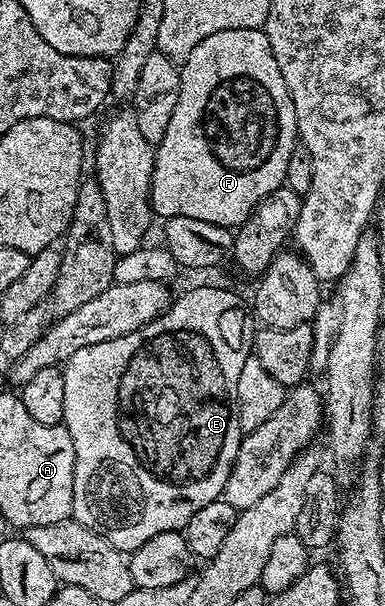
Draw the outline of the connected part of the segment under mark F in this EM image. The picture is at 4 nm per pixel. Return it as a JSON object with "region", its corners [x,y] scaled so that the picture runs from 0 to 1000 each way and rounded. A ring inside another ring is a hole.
{"region":[[[629,45],[626,48],[574,48],[522,74],[512,74],[481,97],[481,116],[475,117],[475,152],[460,167],[460,180],[449,183],[449,200],[439,203],[439,213],[429,226],[408,238],[403,252],[403,292],[395,302],[395,327],[405,347],[423,358],[447,355],[478,355],[481,358],[512,358],[522,365],[553,365],[553,371],[577,375],[618,376],[662,348],[665,338],[688,325],[699,325],[725,309],[738,307],[745,299],[745,282],[756,276],[756,261],[777,229],[777,206],[766,168],[756,158],[751,140],[735,125],[727,92],[709,76],[709,64],[691,50],[668,45]]]}

